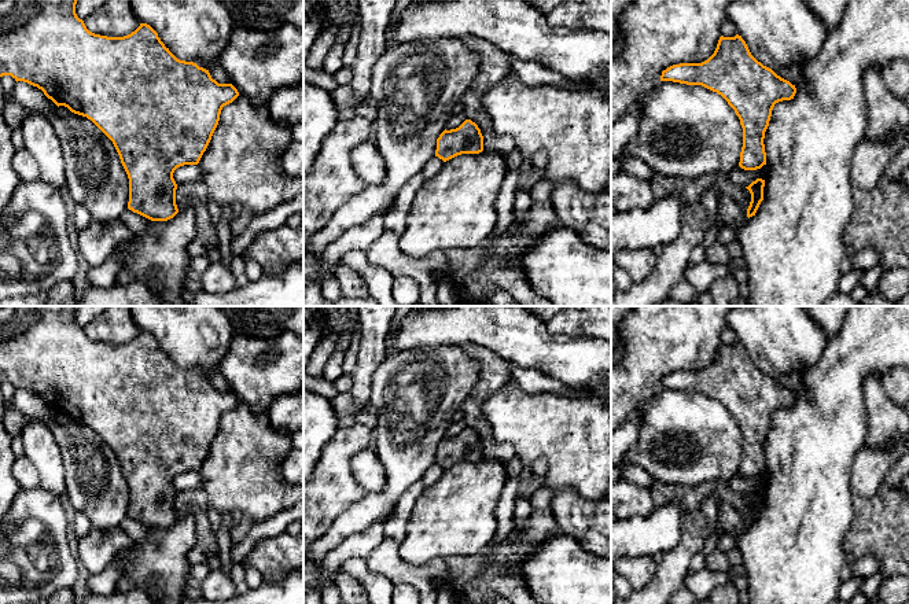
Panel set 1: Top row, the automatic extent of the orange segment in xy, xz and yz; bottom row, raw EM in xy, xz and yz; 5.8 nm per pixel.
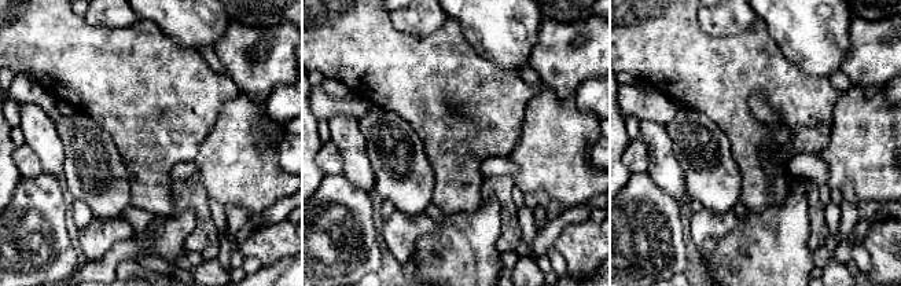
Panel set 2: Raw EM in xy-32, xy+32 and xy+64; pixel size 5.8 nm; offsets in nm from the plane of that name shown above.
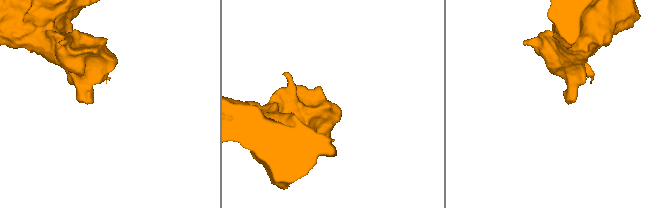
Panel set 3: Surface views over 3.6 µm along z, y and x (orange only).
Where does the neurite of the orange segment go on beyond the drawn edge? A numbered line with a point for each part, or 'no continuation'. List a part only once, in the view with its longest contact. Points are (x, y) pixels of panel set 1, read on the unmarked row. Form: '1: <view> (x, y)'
no continuation

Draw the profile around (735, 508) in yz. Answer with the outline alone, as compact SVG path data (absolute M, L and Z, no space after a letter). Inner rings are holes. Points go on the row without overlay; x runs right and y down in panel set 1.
M724 479L695 486L655 482L648 489L656 507L677 502L682 512L700 507L714 493L721 500L720 523L724 530L733 537L740 537L748 527L750 498L735 493Z

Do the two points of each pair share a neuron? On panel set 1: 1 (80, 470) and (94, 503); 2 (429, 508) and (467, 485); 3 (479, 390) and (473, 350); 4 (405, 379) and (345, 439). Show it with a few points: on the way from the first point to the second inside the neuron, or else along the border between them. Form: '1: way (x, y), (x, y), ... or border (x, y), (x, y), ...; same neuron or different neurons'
1: way (88, 478), (94, 483), (94, 494); same neuron
2: way (438, 508), (444, 508), (457, 494); same neuron
3: way (485, 380), (485, 363), (482, 360); same neuron
4: border (372, 431), (374, 434); different neurons

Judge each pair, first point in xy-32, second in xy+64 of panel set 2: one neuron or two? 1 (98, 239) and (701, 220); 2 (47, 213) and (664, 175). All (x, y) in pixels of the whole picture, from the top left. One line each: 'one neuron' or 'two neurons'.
1: one neuron
2: two neurons

